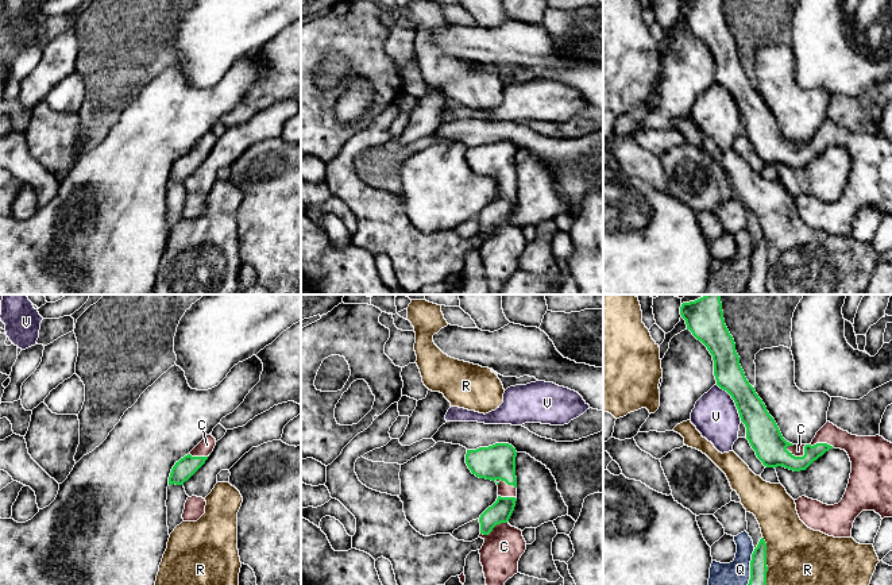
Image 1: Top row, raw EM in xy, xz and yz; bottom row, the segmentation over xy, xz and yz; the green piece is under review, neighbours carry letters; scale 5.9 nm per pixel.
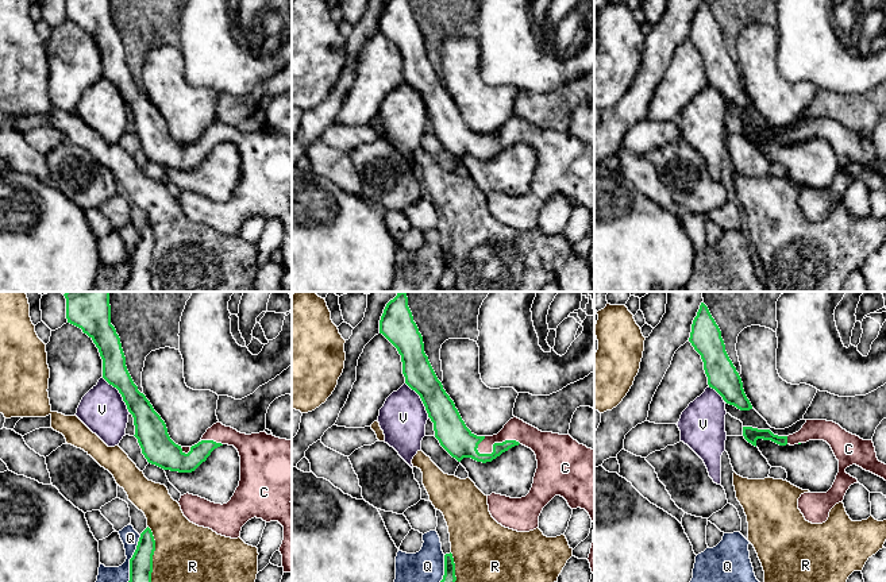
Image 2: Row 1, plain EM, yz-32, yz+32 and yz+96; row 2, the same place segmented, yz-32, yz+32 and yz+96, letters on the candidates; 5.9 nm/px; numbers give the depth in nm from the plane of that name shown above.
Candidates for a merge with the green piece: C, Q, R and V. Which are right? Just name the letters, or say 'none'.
C

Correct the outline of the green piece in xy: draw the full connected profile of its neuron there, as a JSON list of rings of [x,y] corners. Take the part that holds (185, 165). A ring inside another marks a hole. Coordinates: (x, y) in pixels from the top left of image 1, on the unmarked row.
[[[206,132],[188,153],[181,155],[171,166],[169,182],[184,182],[208,157],[216,143],[216,136]]]

